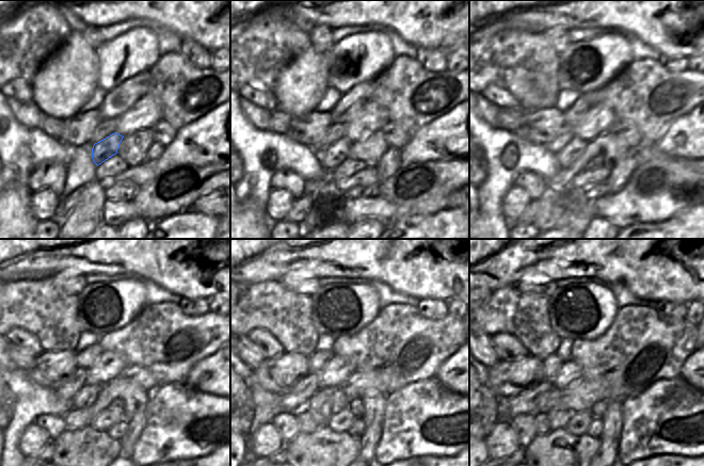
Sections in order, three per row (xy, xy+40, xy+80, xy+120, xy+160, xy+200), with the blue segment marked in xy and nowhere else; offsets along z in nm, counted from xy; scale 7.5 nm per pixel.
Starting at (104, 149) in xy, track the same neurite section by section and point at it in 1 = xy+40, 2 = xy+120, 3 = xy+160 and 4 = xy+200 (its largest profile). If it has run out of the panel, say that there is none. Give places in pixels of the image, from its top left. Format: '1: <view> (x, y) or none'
1: xy+40 (333, 156)
2: xy+120 (85, 398)
3: xy+160 (321, 402)
4: xy+200 (557, 418)

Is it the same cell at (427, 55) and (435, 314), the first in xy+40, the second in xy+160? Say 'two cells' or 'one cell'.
one cell

